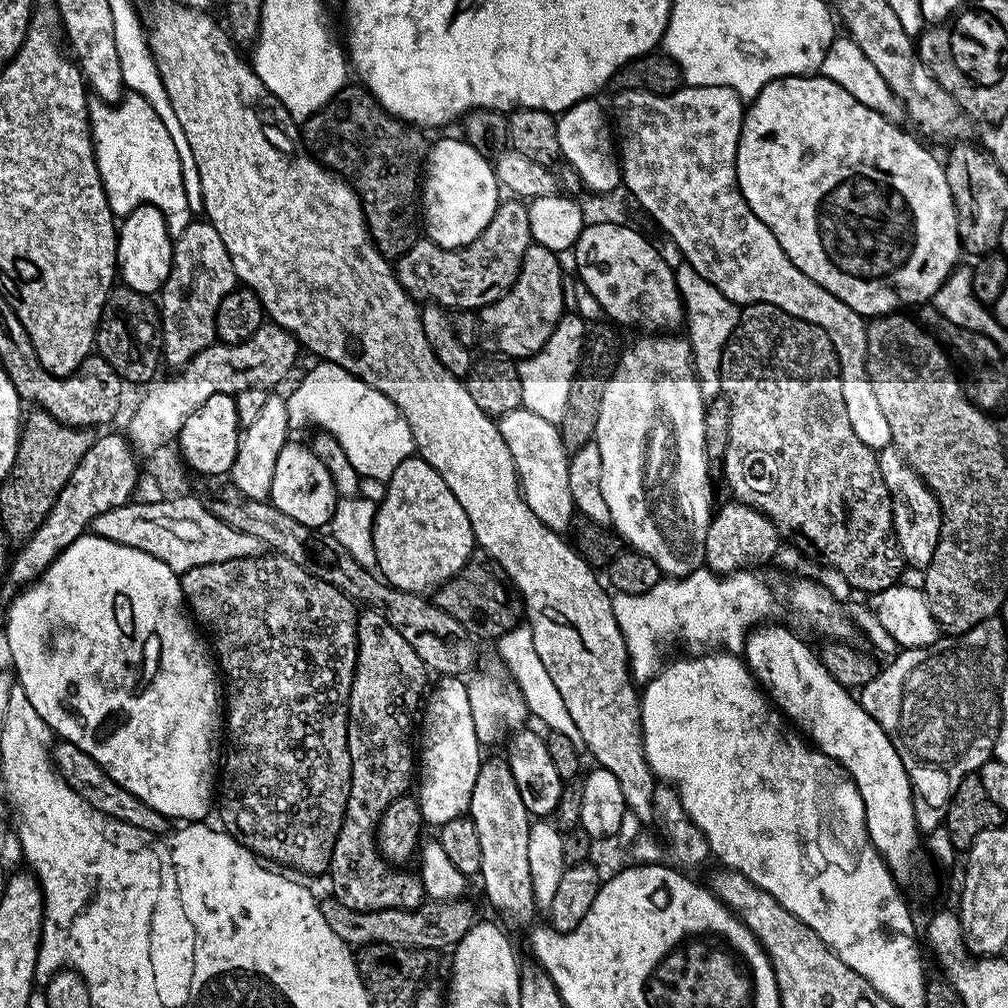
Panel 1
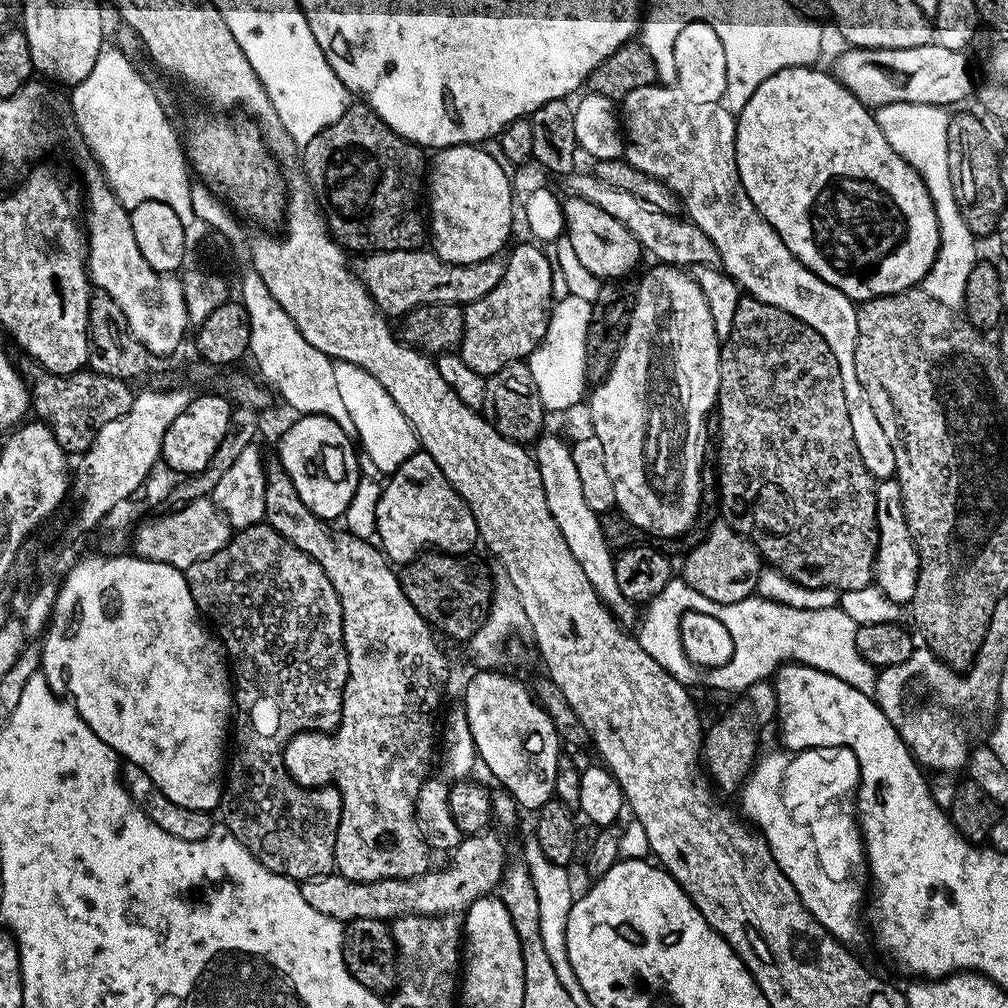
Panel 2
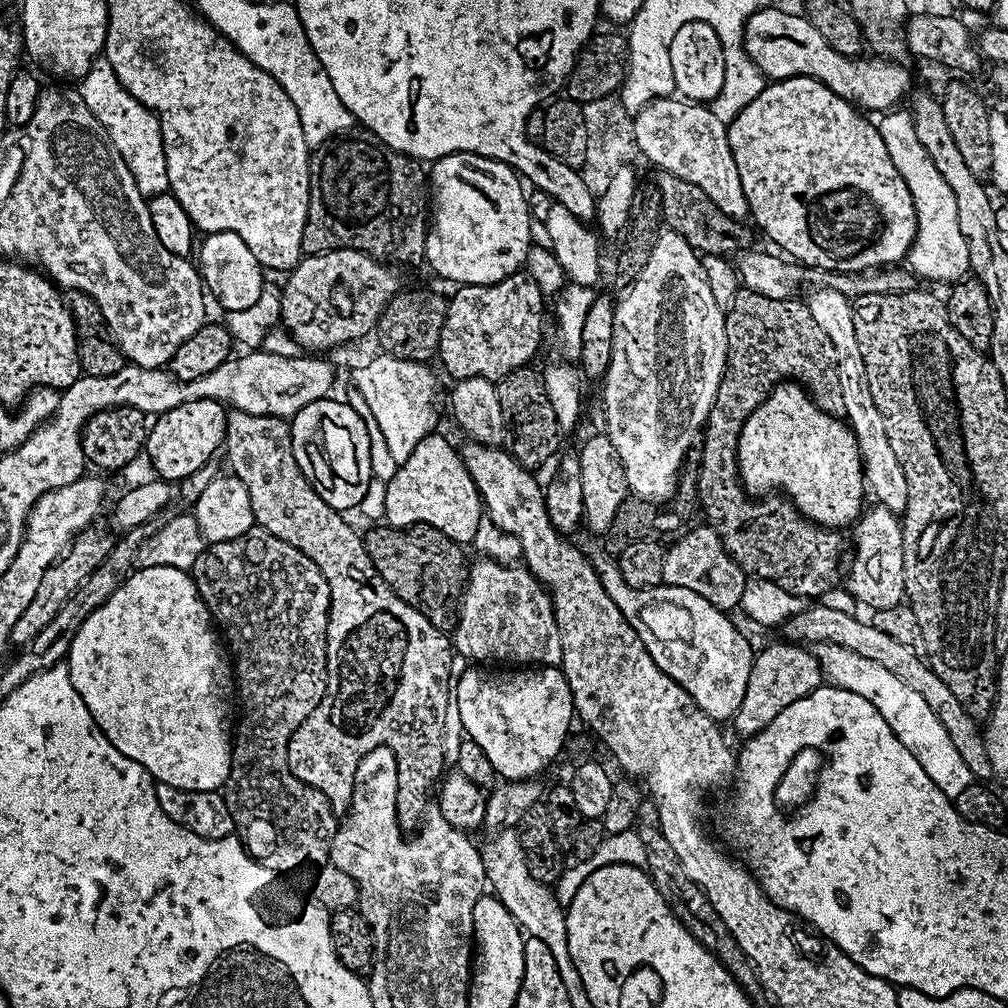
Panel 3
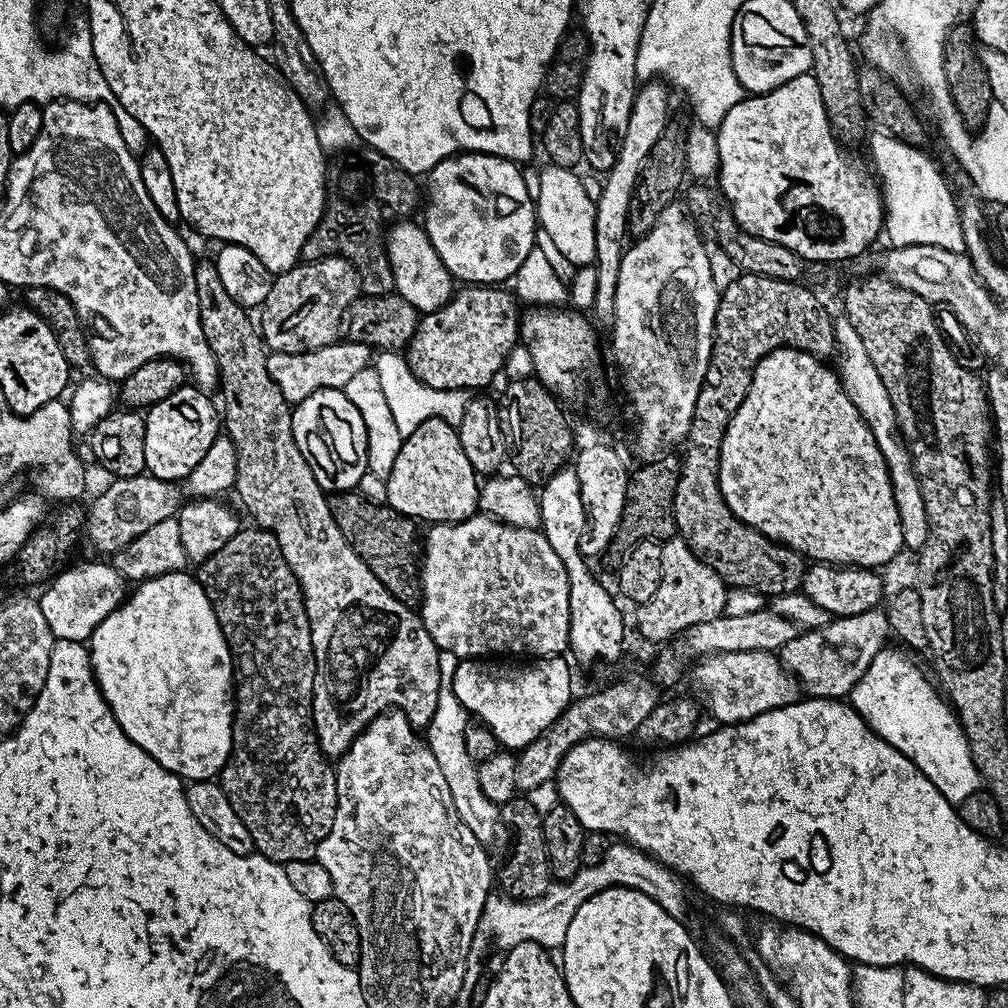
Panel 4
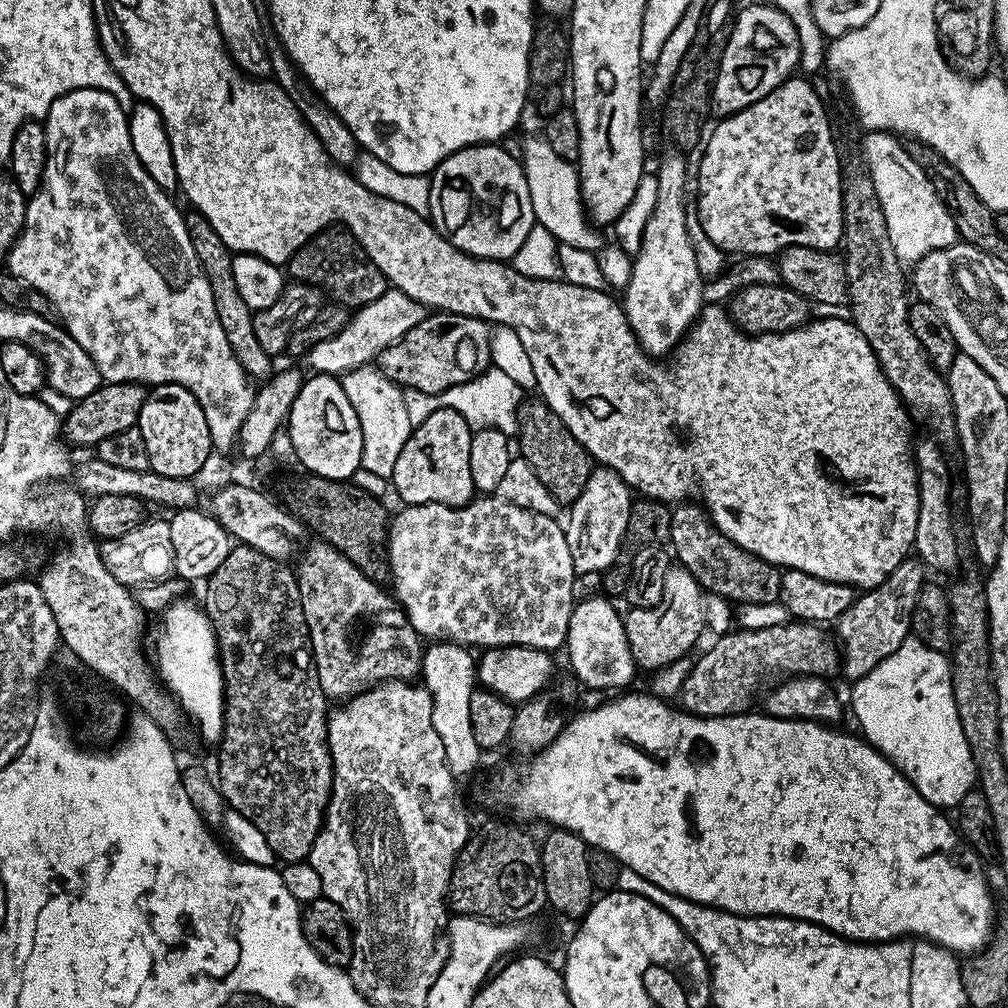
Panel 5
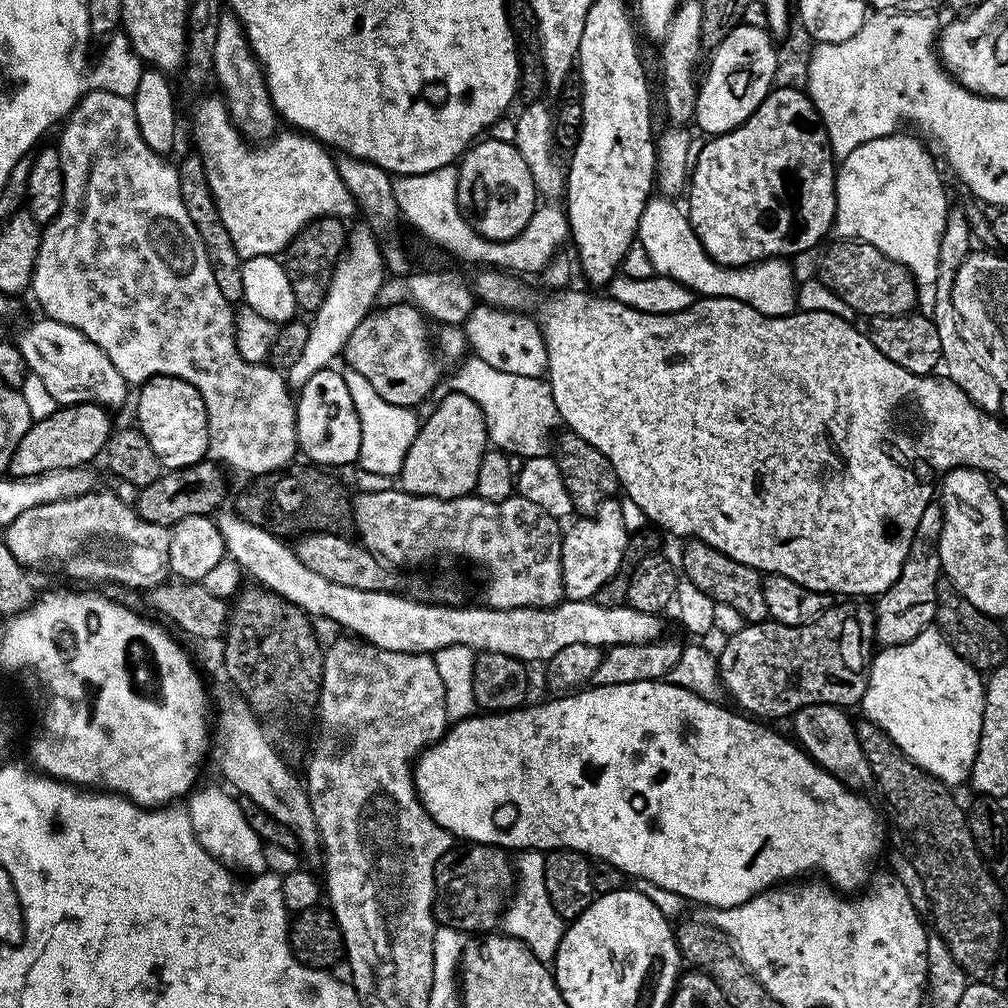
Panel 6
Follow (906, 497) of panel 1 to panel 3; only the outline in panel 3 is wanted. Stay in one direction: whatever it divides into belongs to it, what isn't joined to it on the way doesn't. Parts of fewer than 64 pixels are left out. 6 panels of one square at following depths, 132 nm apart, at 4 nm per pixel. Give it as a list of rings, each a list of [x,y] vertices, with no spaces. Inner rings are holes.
[[[879,506],[869,507],[861,515],[858,524],[864,527],[856,536],[856,553],[852,565],[846,568],[848,592],[868,610],[886,610],[890,606],[905,603],[904,571],[902,570],[902,538],[904,526],[897,513]]]

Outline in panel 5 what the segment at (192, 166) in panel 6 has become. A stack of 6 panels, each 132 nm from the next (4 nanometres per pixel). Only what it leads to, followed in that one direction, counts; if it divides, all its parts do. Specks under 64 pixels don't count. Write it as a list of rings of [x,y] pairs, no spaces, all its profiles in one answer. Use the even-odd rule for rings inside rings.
[[[185,211],[184,221],[190,234],[190,243],[194,245],[194,254],[198,254],[198,262],[206,274],[206,282],[210,282],[210,294],[214,294],[214,310],[218,310],[218,322],[222,322],[222,330],[226,330],[226,342],[230,342],[230,350],[234,350],[238,362],[249,377],[267,377],[273,371],[274,360],[266,354],[266,350],[262,350],[258,338],[254,338],[254,313],[250,306],[246,306],[242,294],[238,291],[238,285],[234,282],[233,252],[228,249],[226,242],[222,242],[222,238],[218,238],[214,226],[210,226],[210,222],[206,222],[200,212]]]

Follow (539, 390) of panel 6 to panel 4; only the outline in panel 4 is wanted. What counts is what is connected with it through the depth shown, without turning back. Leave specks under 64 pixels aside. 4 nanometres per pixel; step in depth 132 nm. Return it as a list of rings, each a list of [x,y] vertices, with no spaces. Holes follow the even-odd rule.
[[[381,351],[377,356],[374,367],[378,374],[378,382],[382,384],[382,394],[386,394],[390,414],[394,417],[394,426],[398,426],[401,438],[414,434],[414,430],[418,430],[418,426],[422,426],[422,422],[426,422],[431,416],[442,418],[457,428],[460,426],[465,406],[470,399],[465,389],[446,391],[426,386],[413,374],[407,359],[399,351]]]

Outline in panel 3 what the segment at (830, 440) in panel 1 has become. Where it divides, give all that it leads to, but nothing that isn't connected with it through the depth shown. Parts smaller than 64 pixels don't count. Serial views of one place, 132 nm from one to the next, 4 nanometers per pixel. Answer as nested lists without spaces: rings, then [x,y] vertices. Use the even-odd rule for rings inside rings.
[[[741,287],[739,294],[734,298],[734,306],[730,306],[726,310],[724,317],[724,329],[726,330],[726,342],[728,343],[728,365],[724,368],[724,376],[720,379],[718,386],[718,394],[714,398],[714,402],[710,406],[710,414],[704,419],[702,429],[702,439],[699,441],[700,449],[702,450],[702,462],[698,470],[698,482],[696,483],[696,498],[698,508],[705,512],[706,523],[708,527],[713,528],[718,534],[718,538],[722,540],[722,546],[730,554],[730,558],[734,562],[738,562],[738,566],[749,577],[757,576],[758,578],[766,578],[770,582],[774,582],[778,586],[782,586],[782,590],[790,590],[790,594],[802,596],[805,598],[824,598],[828,591],[835,586],[836,583],[841,583],[842,580],[842,564],[840,568],[840,559],[844,556],[844,540],[839,531],[834,528],[822,528],[820,525],[807,520],[798,509],[792,505],[791,500],[780,494],[769,494],[763,498],[753,498],[744,490],[743,484],[740,483],[740,467],[736,461],[736,451],[738,450],[738,438],[742,434],[742,426],[746,422],[746,418],[750,418],[750,414],[758,407],[777,384],[783,384],[788,381],[795,382],[801,385],[805,392],[811,396],[814,403],[821,408],[823,412],[828,412],[831,416],[844,416],[844,407],[846,401],[842,398],[842,382],[840,381],[840,357],[834,350],[834,342],[830,342],[830,334],[826,334],[826,330],[822,330],[822,326],[818,326],[818,321],[814,319],[814,314],[810,314],[807,303],[800,298],[789,298],[779,300],[778,298],[766,298],[766,294],[758,294],[750,289]]]

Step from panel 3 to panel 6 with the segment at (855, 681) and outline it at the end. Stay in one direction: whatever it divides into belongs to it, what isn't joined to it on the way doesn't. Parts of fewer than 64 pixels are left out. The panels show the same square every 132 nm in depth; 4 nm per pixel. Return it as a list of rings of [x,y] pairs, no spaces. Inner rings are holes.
[[[929,626],[922,630],[922,634],[910,638],[910,642],[881,647],[873,655],[868,669],[868,685],[859,707],[864,708],[863,715],[892,739],[894,746],[902,750],[907,760],[943,784],[957,786],[971,777],[974,754],[978,754],[978,738],[982,734],[984,682],[985,677],[954,651],[939,628]]]

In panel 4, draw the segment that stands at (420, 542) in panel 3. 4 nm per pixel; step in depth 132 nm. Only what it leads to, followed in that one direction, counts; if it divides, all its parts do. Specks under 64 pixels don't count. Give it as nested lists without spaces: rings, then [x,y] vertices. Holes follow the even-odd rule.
[[[356,490],[329,495],[328,505],[334,514],[334,522],[338,522],[338,530],[342,530],[342,534],[346,538],[346,542],[350,542],[354,554],[358,554],[358,558],[362,558],[362,562],[366,562],[366,566],[370,566],[374,578],[378,578],[378,582],[382,582],[382,586],[386,586],[390,595],[398,598],[398,602],[402,602],[410,609],[415,609],[419,605],[422,595],[420,590],[422,548],[418,543],[418,532],[416,536],[417,521],[394,510],[388,503],[376,504],[368,500]]]

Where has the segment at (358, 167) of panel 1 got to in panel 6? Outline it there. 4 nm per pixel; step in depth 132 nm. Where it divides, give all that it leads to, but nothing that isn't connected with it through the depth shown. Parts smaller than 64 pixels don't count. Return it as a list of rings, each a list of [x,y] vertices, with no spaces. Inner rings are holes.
[[[324,216],[320,220],[311,220],[284,249],[282,263],[290,278],[290,287],[294,290],[297,309],[304,311],[305,308],[308,314],[312,314],[322,306],[327,288],[330,286],[331,276],[348,243],[349,233],[346,231],[346,227],[344,228],[344,224],[343,219],[335,216]]]

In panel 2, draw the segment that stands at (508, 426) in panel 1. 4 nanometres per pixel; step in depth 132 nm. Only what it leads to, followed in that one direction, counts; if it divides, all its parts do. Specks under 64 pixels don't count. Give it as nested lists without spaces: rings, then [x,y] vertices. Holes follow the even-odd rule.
[[[541,435],[534,444],[534,459],[542,478],[546,506],[554,522],[558,522],[558,530],[562,530],[562,538],[566,546],[570,546],[570,554],[574,554],[578,566],[586,570],[586,578],[590,578],[590,586],[594,586],[600,599],[621,624],[635,625],[638,620],[637,605],[627,600],[622,590],[618,590],[618,578],[614,574],[616,565],[614,552],[608,547],[606,538],[602,534],[600,516],[594,510],[590,510],[585,496],[582,495],[582,482],[578,479],[578,470],[574,467],[572,449],[566,440],[564,442],[556,436],[548,435]]]

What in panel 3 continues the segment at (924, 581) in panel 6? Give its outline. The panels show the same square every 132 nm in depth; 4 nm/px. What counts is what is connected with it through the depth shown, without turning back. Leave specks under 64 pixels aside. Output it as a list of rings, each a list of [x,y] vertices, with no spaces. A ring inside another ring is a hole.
[[[791,642],[772,644],[755,653],[752,657],[750,682],[746,684],[746,698],[742,698],[742,706],[738,706],[736,715],[730,724],[741,732],[744,738],[757,736],[786,706],[798,702],[798,698],[806,698],[815,688],[821,687],[822,669],[815,651]]]

